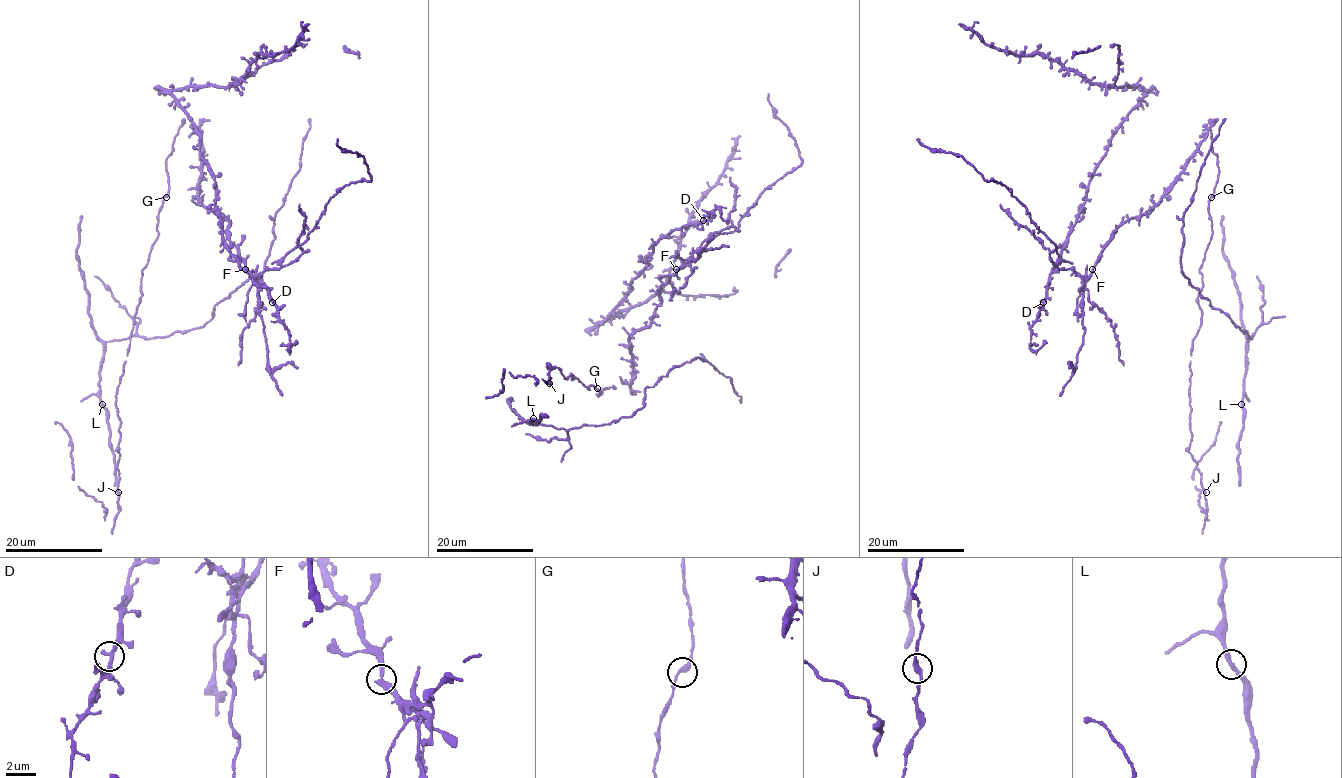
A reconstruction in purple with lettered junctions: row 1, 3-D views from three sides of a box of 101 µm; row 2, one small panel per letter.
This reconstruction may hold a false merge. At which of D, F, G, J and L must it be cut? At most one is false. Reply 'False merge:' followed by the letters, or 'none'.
False merge: F

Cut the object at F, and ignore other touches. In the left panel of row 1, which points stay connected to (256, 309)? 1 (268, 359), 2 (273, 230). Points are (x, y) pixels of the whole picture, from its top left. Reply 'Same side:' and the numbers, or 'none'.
Same side: 1

